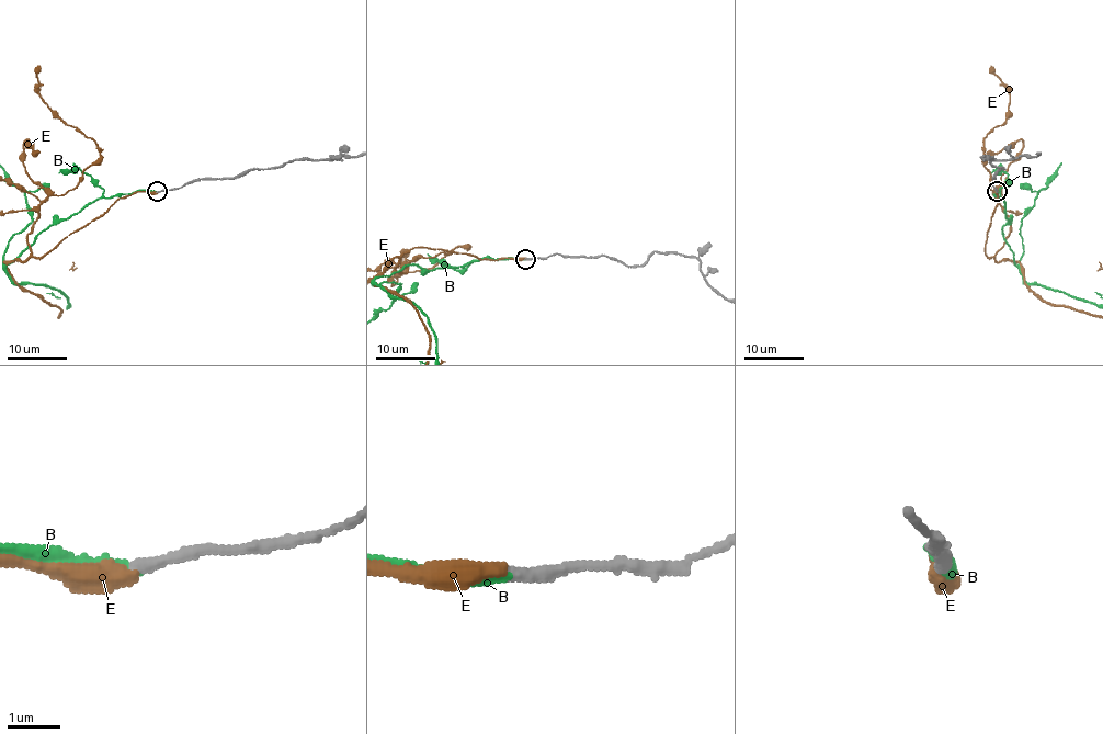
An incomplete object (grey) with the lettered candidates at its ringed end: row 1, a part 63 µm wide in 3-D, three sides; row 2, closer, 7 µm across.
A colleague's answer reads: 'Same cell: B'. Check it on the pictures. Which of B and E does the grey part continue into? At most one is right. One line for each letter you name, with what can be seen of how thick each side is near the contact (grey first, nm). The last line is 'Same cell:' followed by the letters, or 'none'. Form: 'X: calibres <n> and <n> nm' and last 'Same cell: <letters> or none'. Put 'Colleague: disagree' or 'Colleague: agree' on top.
Colleague: agree
B: calibres 260 and 220 nm
Same cell: B

